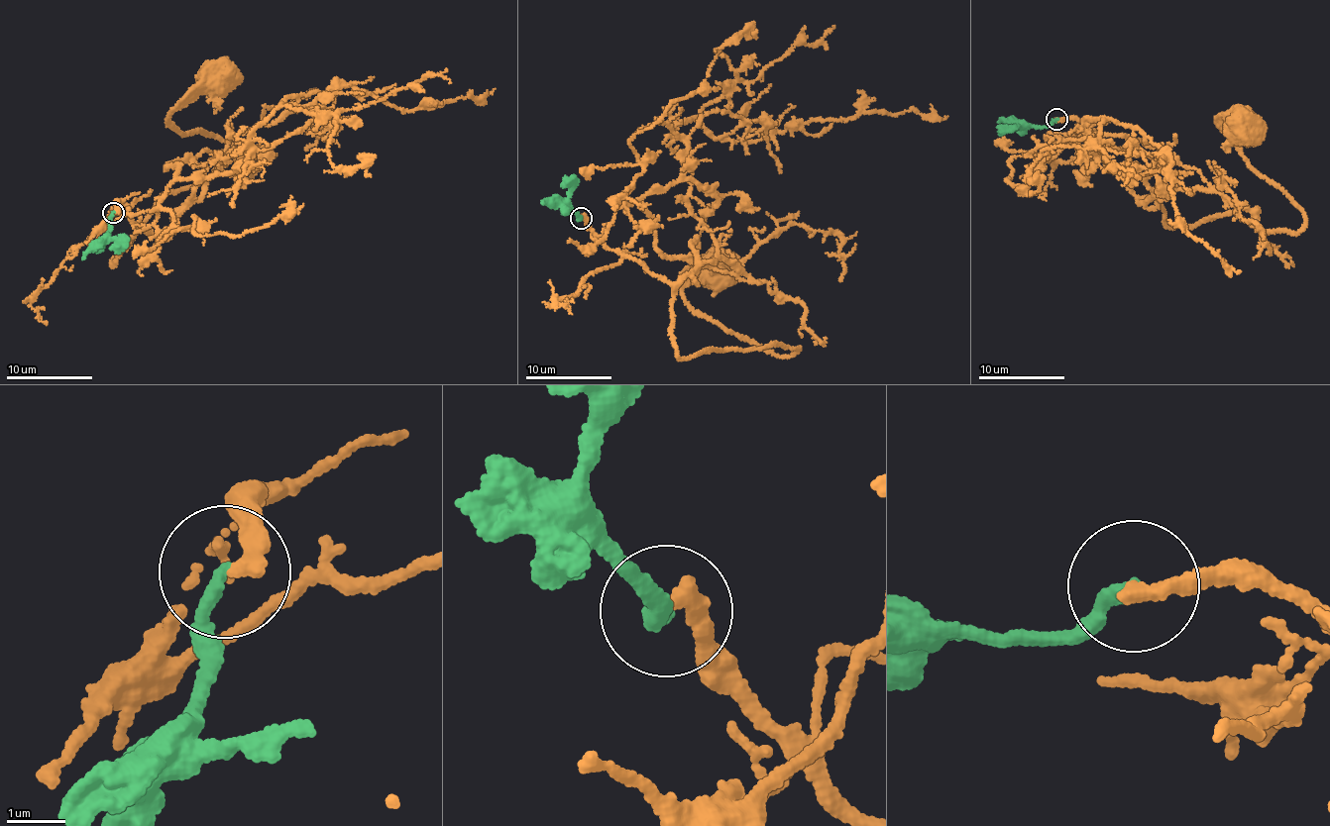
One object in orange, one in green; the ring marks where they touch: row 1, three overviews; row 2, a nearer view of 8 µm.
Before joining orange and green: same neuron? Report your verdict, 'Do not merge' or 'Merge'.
Do not merge

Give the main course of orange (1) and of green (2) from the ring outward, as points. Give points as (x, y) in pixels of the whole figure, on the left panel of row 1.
1: (112, 212), (122, 204), (150, 234), (116, 262), (163, 194), (206, 181), (231, 148), (167, 118), (218, 81)
2: (112, 212), (110, 227), (104, 238), (89, 244), (82, 259)

